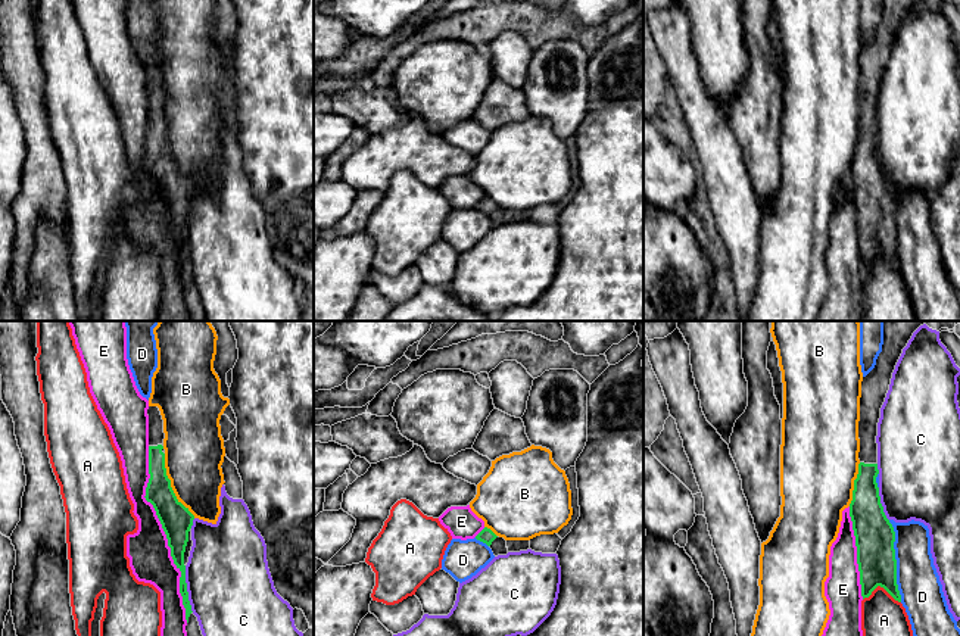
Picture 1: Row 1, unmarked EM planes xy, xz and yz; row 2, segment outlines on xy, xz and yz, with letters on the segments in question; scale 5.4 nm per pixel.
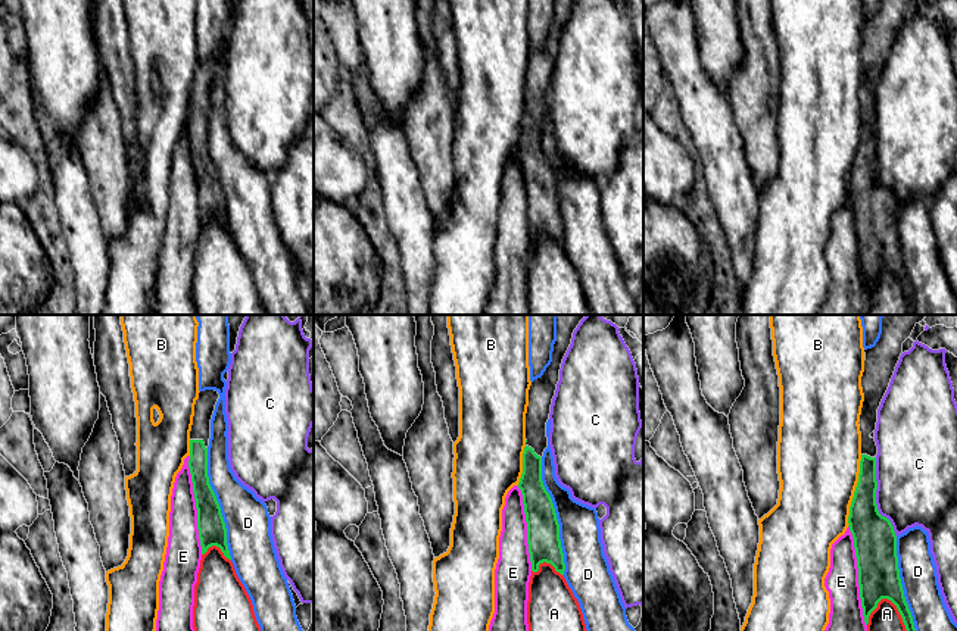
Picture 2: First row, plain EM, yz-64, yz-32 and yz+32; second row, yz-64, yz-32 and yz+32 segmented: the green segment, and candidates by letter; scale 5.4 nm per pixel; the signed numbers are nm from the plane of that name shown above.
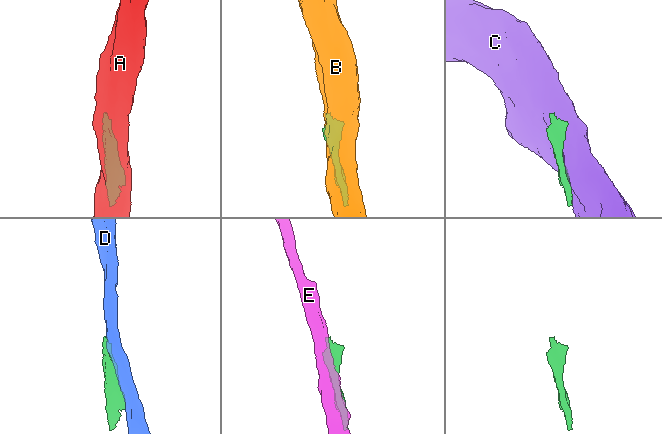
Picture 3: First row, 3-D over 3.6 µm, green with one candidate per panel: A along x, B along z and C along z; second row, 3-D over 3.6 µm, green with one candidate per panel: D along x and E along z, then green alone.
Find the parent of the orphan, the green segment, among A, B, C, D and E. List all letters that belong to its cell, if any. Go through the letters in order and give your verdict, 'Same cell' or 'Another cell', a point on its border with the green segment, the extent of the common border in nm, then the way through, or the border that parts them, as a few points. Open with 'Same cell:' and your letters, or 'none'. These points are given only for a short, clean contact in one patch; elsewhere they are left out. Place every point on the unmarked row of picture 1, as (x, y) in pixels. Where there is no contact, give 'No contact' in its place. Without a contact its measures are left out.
Same cell: none
A: Another cell. Touches green at yz (882, 256). Shared border 200 nm
B: Another cell. Touches green at xy (170, 156). Shared border 400 nm. Boundary: xy (164, 124), (164, 137), (170, 156), (175, 168), (195, 187)
C: Another cell. Touches green at xy (186, 259). Shared border 260 nm
D: Another cell. Touches green at yz (895, 231). Shared border 460 nm
E: Another cell. Touches green at xy (165, 203). Shared border 1000 nm

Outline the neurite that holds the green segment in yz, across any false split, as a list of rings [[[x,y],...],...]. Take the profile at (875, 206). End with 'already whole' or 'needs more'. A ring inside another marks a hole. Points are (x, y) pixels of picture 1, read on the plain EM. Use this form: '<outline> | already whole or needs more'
[[[883,0],[882,22],[875,38],[863,47],[858,91],[858,144],[854,150],[850,187],[857,216],[861,266],[869,268],[880,256],[901,272],[897,255],[895,202],[883,183],[876,147],[878,93],[889,60],[892,43],[916,0]]] | needs more

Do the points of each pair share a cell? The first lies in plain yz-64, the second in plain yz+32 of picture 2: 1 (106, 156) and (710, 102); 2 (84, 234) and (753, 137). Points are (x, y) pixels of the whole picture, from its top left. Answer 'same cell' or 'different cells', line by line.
1: different cells
2: different cells

